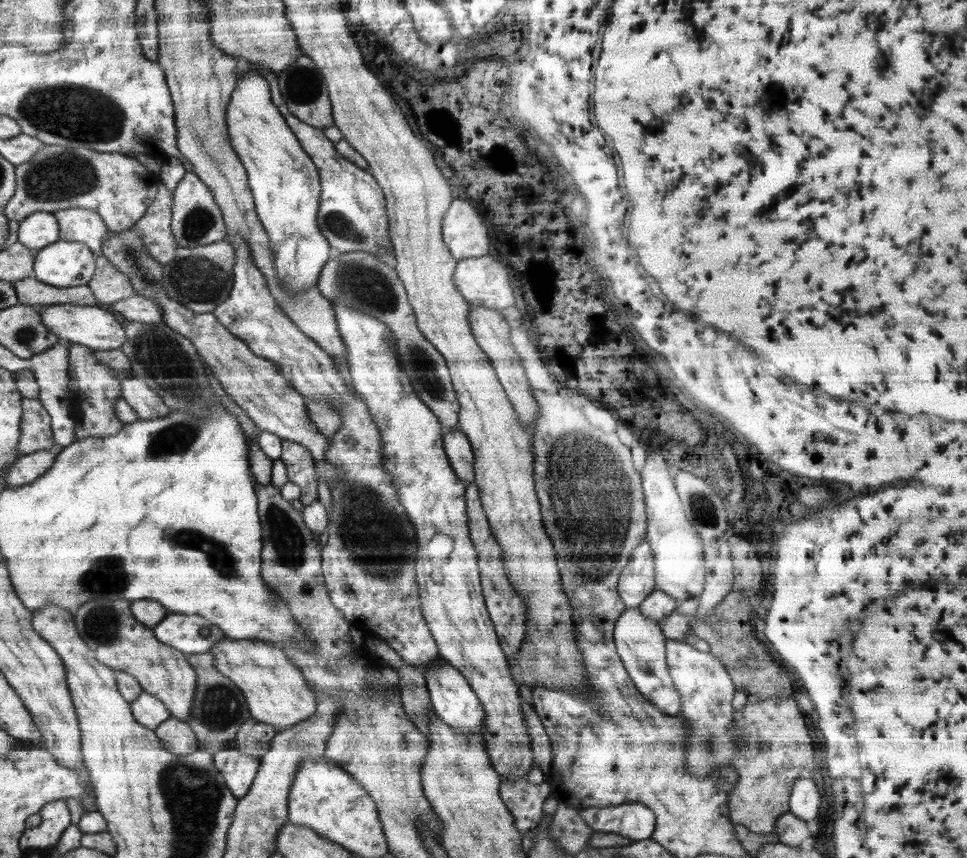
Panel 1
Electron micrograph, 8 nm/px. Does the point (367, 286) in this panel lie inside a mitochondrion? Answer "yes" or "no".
yes

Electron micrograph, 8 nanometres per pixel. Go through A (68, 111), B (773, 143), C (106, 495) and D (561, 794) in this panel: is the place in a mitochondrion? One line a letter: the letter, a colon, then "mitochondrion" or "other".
A: mitochondrion
B: other
C: other
D: other

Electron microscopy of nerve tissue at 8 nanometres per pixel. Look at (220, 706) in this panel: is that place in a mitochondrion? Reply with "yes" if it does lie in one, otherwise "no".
yes

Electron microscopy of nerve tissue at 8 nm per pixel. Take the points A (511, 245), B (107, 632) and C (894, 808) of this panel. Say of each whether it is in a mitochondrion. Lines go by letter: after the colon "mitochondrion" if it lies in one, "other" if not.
A: other
B: mitochondrion
C: other

